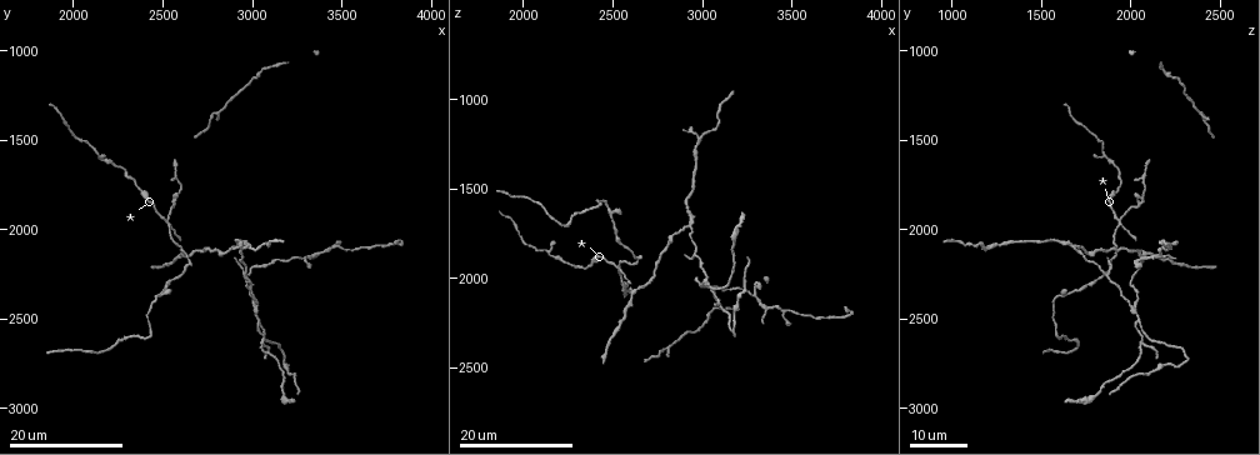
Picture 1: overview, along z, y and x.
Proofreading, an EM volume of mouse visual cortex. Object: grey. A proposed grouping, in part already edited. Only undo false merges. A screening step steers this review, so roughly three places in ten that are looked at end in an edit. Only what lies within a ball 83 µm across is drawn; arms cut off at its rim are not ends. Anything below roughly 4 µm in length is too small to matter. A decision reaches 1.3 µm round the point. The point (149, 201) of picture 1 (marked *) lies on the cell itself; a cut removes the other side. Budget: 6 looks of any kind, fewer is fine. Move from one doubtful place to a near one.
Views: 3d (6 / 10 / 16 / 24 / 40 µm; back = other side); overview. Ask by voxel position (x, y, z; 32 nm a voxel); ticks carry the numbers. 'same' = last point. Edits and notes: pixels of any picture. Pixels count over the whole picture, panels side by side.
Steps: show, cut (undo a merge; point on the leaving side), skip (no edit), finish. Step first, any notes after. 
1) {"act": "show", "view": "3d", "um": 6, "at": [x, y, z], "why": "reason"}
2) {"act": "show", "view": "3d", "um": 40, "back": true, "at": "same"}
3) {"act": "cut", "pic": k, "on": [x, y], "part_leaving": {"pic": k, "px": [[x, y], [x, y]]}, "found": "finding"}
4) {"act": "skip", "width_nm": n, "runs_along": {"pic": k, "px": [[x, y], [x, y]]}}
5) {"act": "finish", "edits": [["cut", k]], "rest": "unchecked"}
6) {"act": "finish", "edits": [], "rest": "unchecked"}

{"act": "show", "view": "3d", "um": 24, "at": [2600, 2140, 2080], "why": "arms part here"}

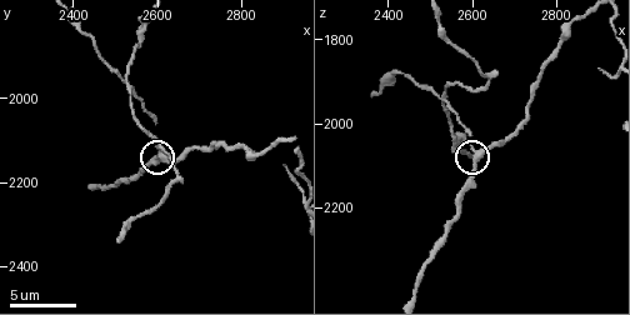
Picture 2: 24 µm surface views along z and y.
{"act": "show", "view": "3d", "um": 10, "at": [2615, 2140, 2075]}

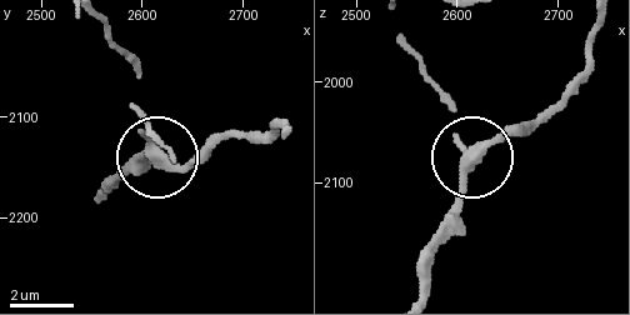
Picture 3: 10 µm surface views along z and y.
{"act": "skip", "arms": 3, "runs_along": {"pic": 3, "px": [[403, 48], [448, 104], [473, 160], [454, 230]]}, "found": "all the same cell"}

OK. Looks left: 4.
{"act": "show", "view": "3d", "um": 6, "at": [2525, 1945, 1940], "why": "four arms meet"}

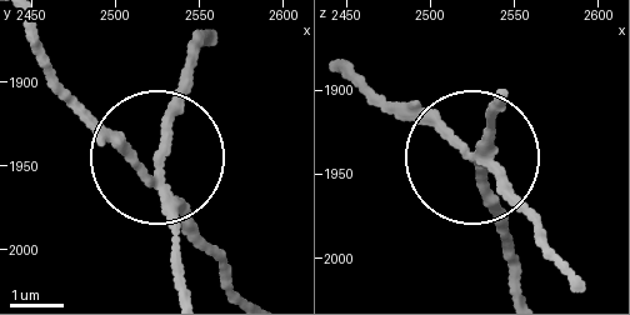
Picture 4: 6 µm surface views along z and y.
{"act": "cut", "pic": 4, "on": [169, 125], "arms": 4, "part_leaving": {"pic": 4, "px": [[165, 194], [179, 283]]}, "found": "a second cell is stuck on"}

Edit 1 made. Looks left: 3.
{"act": "show", "view": "3d", "um": 10, "at": [2825, 2140, 1765], "why": "sudden change in width"}

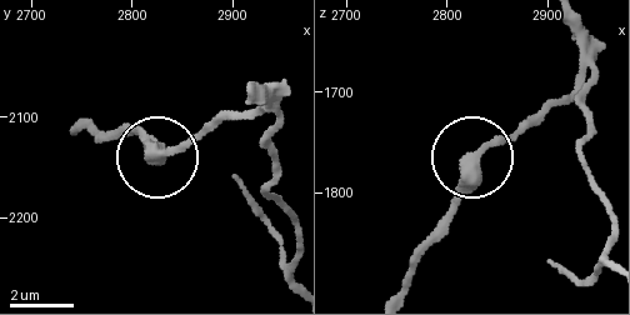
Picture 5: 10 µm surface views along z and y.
{"act": "skip", "width_nm": 420, "found": "all the same cell"}

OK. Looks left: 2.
{"act": "finish", "edits": [["cut", 4]], "rest": "unchecked"}

